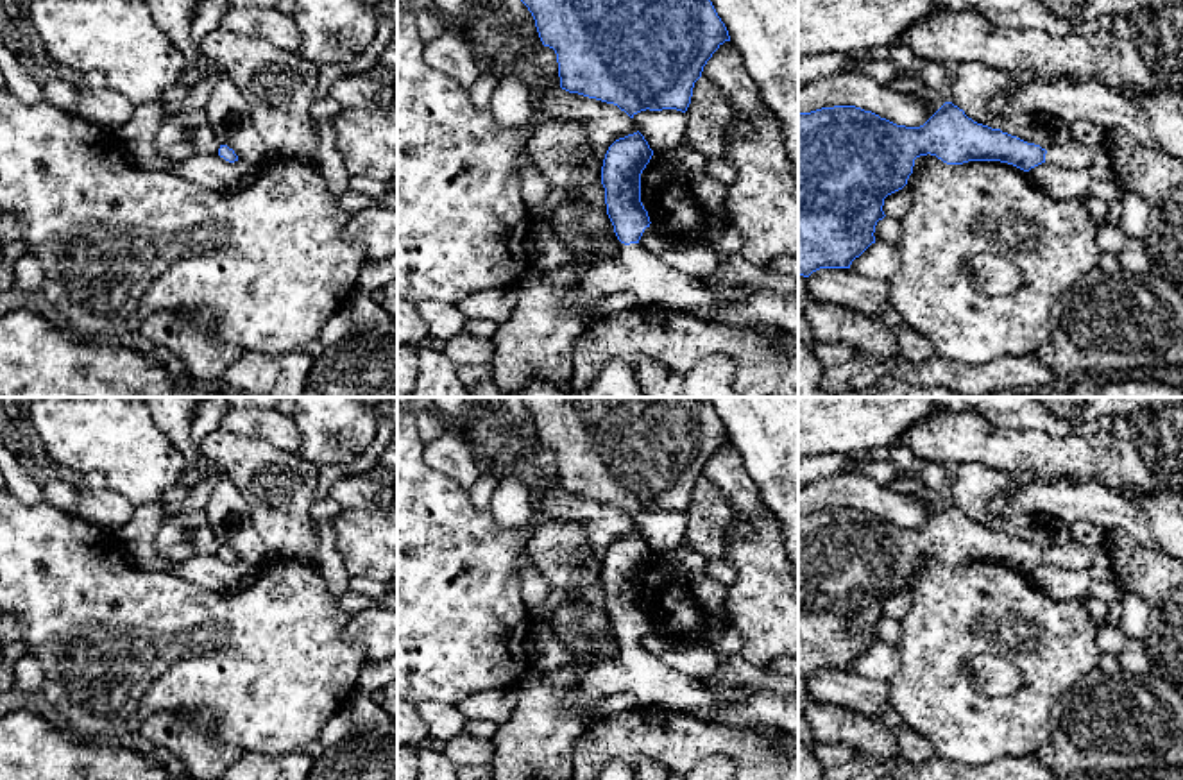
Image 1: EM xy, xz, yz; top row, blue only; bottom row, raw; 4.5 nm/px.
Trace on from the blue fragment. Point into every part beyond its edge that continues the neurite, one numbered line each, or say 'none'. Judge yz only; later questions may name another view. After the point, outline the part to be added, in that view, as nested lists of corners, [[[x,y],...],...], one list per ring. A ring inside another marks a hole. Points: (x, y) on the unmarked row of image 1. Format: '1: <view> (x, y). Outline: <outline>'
1: yz (1072, 555). Outline: [[[1076,540],[1056,546],[1045,555],[1045,562],[1072,571],[1088,571],[1094,565],[1095,549]]]

